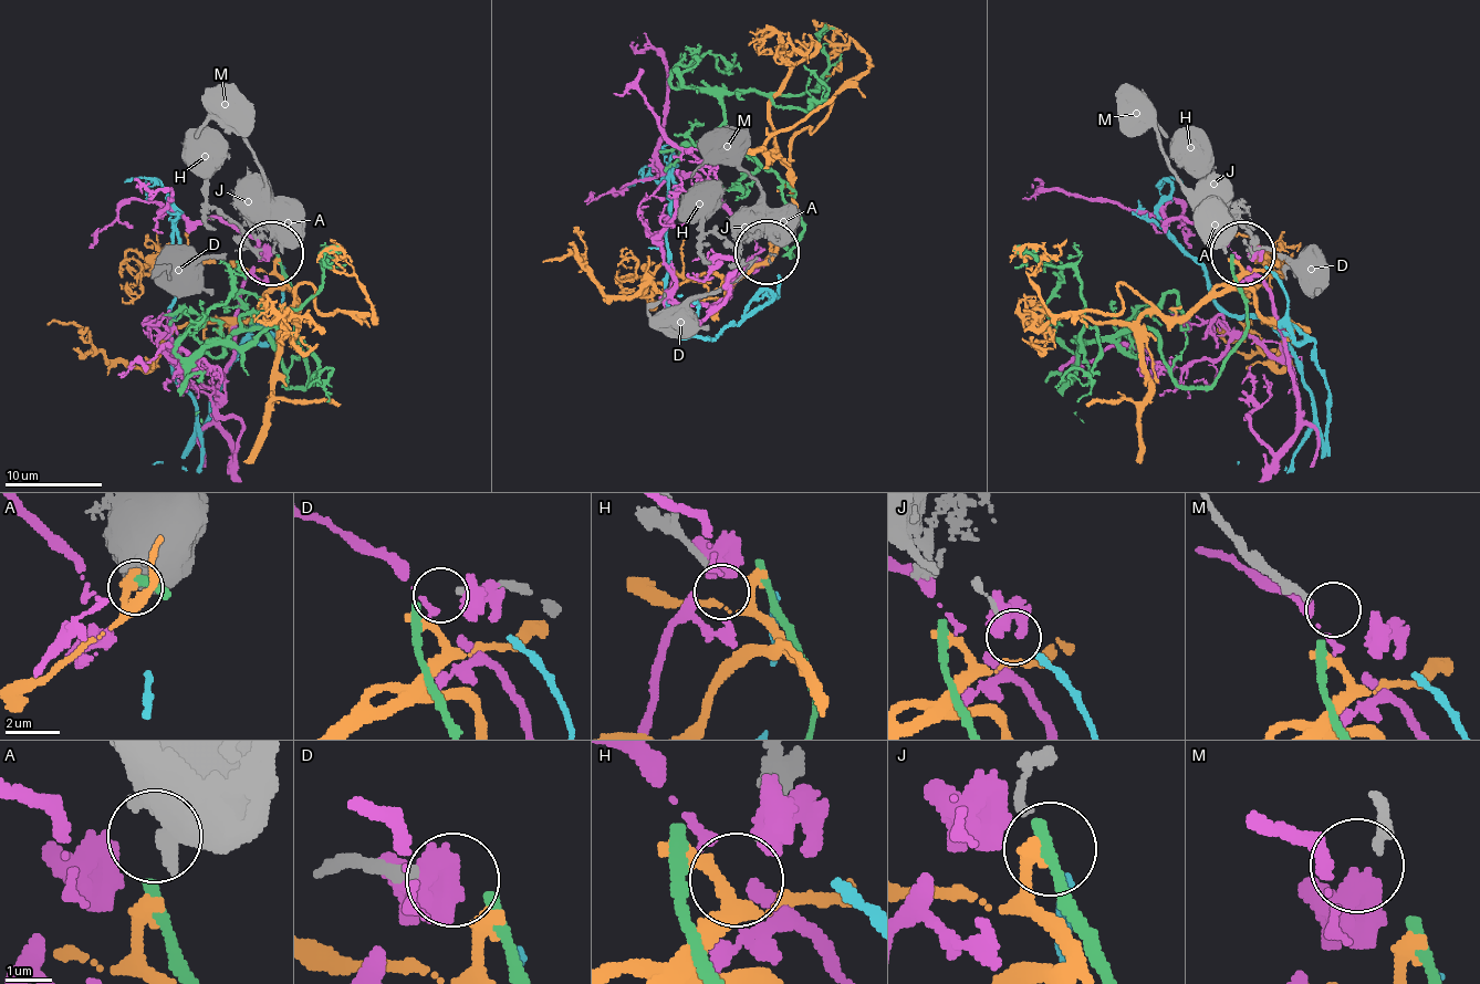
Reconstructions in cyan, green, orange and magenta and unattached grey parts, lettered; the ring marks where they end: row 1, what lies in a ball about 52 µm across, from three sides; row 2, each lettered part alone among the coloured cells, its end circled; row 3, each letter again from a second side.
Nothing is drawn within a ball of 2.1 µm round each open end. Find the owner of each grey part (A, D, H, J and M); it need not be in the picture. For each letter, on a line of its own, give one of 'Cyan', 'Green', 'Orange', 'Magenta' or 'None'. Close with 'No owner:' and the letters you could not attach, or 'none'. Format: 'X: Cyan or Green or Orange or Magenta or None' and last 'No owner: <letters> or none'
A: None
D: Green
H: None
J: Cyan
M: None
No owner: A, H, M

